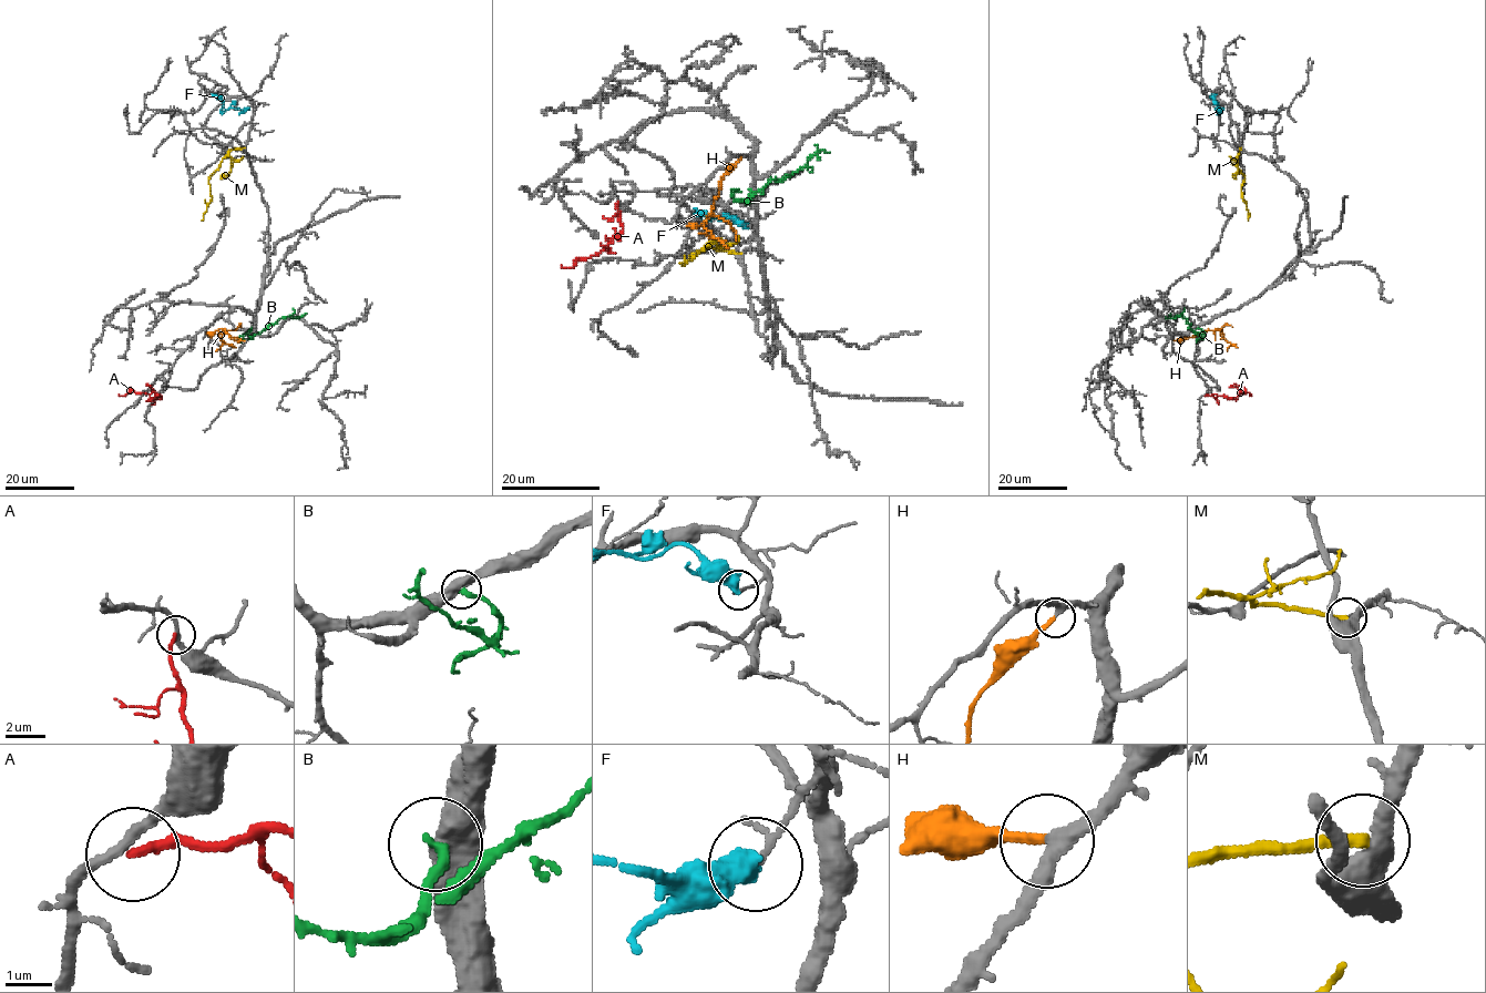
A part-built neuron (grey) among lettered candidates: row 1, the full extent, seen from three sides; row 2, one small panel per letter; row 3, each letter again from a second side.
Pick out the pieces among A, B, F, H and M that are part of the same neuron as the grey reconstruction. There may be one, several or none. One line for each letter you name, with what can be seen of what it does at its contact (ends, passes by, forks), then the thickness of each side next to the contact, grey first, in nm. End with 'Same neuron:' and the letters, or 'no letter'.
H: it ends | 280/200 nm
Same neuron: H

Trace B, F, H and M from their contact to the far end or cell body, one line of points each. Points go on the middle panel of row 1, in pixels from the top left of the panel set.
B: (750, 191), (745, 200), (770, 180), (784, 180), (807, 163), (813, 154), (823, 150), (829, 153)
F: (746, 227), (733, 216), (707, 221), (711, 218), (695, 210)
H: (741, 159), (720, 181), (711, 213), (704, 223), (704, 227), (729, 248)
M: (740, 253), (704, 247), (689, 258), (690, 252), (689, 259), (679, 263)

